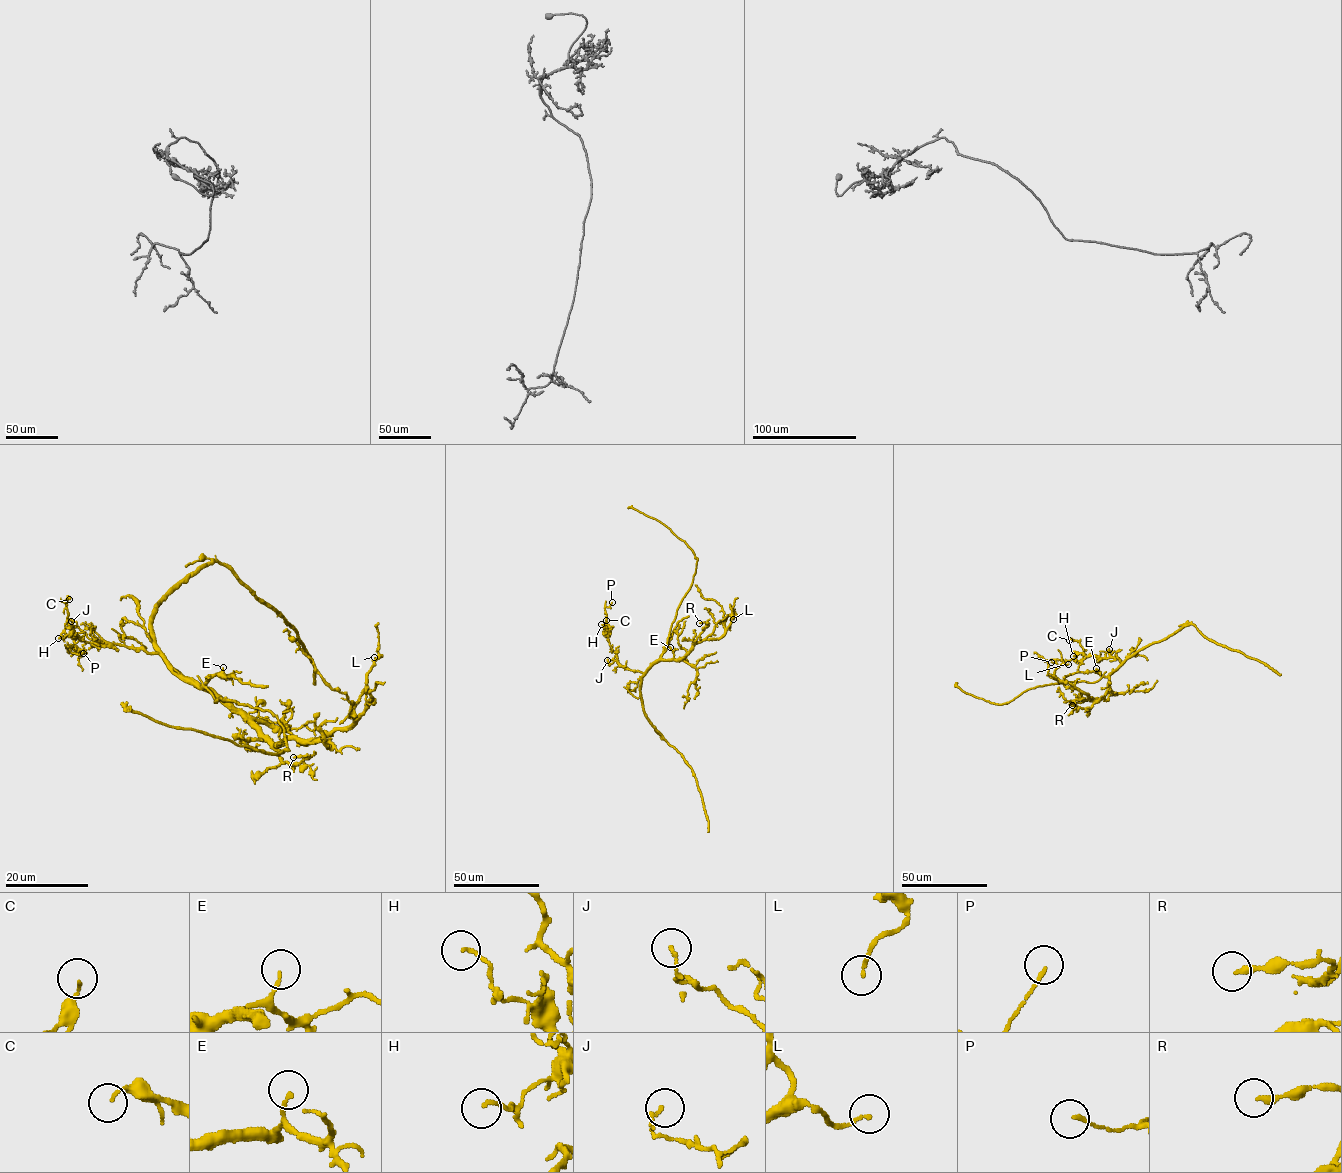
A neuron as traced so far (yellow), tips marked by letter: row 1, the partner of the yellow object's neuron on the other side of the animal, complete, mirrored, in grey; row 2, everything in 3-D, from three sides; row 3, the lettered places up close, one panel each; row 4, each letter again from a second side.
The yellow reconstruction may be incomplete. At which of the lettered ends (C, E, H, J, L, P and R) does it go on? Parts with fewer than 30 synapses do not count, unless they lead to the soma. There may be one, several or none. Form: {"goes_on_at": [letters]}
{"goes_on_at": []}

